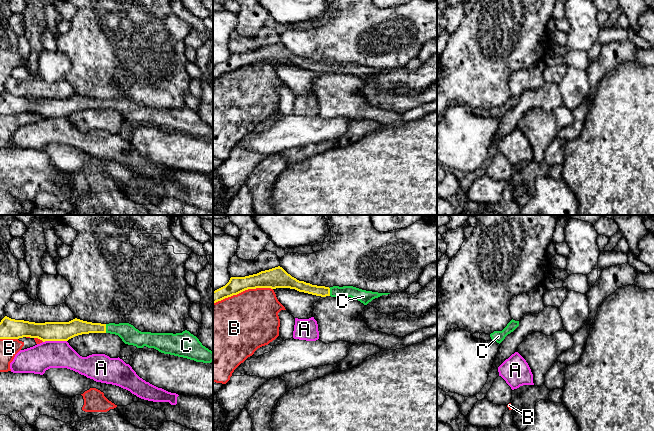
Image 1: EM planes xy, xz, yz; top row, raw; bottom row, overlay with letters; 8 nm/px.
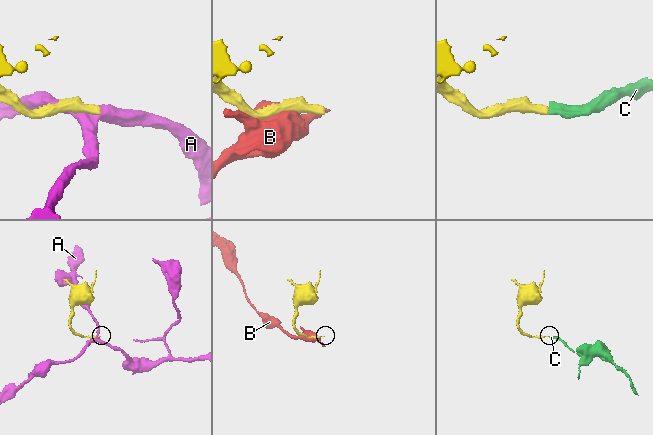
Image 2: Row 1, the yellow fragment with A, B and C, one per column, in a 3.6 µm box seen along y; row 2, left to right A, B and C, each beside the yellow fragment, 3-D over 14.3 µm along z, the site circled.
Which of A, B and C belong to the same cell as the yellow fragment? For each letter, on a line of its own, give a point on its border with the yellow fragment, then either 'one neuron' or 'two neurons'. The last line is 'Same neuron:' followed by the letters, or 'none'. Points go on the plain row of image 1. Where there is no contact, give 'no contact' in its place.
A: xy (54, 116) | two neurons
B: xz (242, 67) | two neurons
C: xy (105, 104) | one neuron
Same neuron: C

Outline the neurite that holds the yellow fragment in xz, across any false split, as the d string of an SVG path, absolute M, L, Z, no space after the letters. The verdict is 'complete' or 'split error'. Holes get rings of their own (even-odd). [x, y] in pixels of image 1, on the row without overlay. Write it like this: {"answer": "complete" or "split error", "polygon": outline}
{"answer": "split error", "polygon": "M278 42L245 53L231 53L225 62L213 67L213 79L233 71L237 71L245 66L256 64L290 64L299 68L321 73L346 72L354 74L364 81L367 81L373 75L382 71L390 70L366 67L353 62L333 62L329 64L325 62L312 61L310 59L297 56L288 50L282 43Z"}

